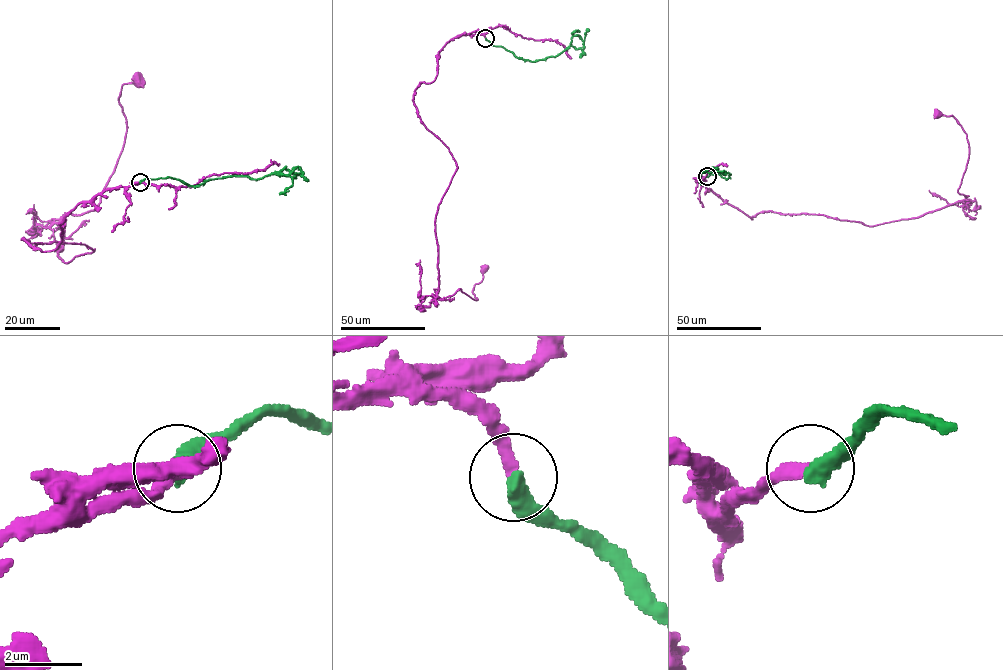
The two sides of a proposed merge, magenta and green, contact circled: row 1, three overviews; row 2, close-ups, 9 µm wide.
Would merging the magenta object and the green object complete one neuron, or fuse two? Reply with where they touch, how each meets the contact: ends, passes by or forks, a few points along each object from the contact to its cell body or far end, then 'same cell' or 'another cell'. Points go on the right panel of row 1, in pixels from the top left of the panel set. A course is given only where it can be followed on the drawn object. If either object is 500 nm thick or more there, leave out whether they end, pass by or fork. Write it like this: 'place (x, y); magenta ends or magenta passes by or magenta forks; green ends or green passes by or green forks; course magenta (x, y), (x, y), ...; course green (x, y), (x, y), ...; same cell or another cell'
place (707, 176); magenta ends; green ends; course magenta (707, 176), (752, 219), (918, 218), (967, 196), (958, 192), (966, 135), (938, 113); course green (707, 176), (718, 174), (727, 178), (730, 174), (714, 170), (705, 172), (709, 167), (697, 175); same cell

